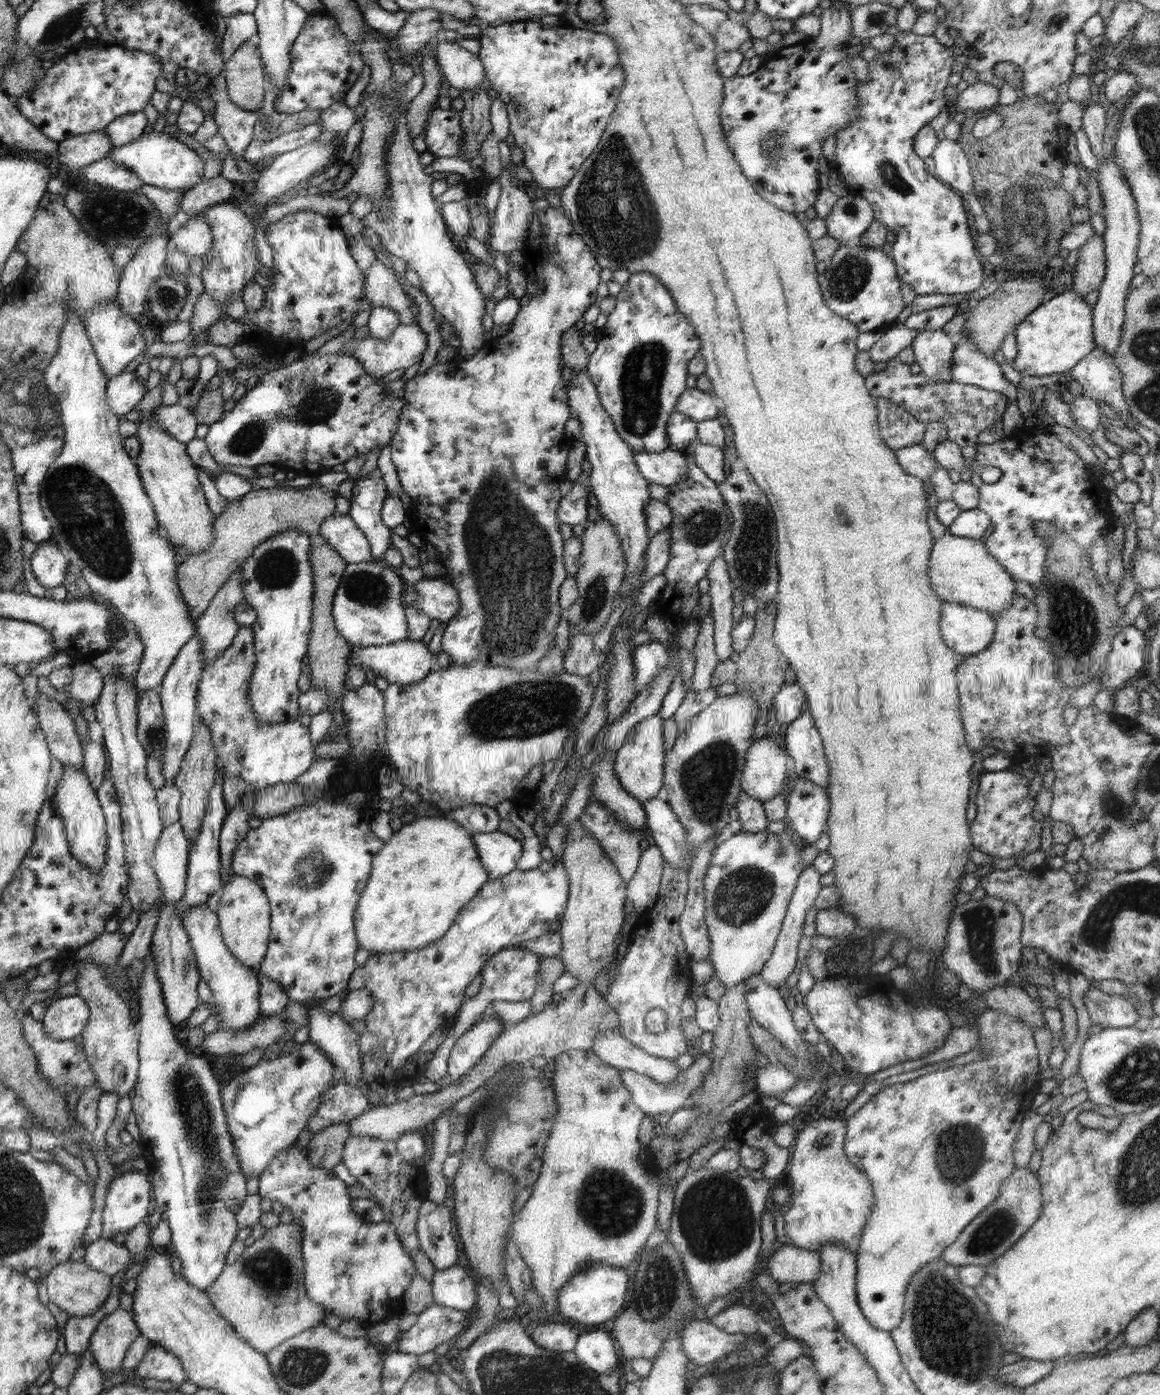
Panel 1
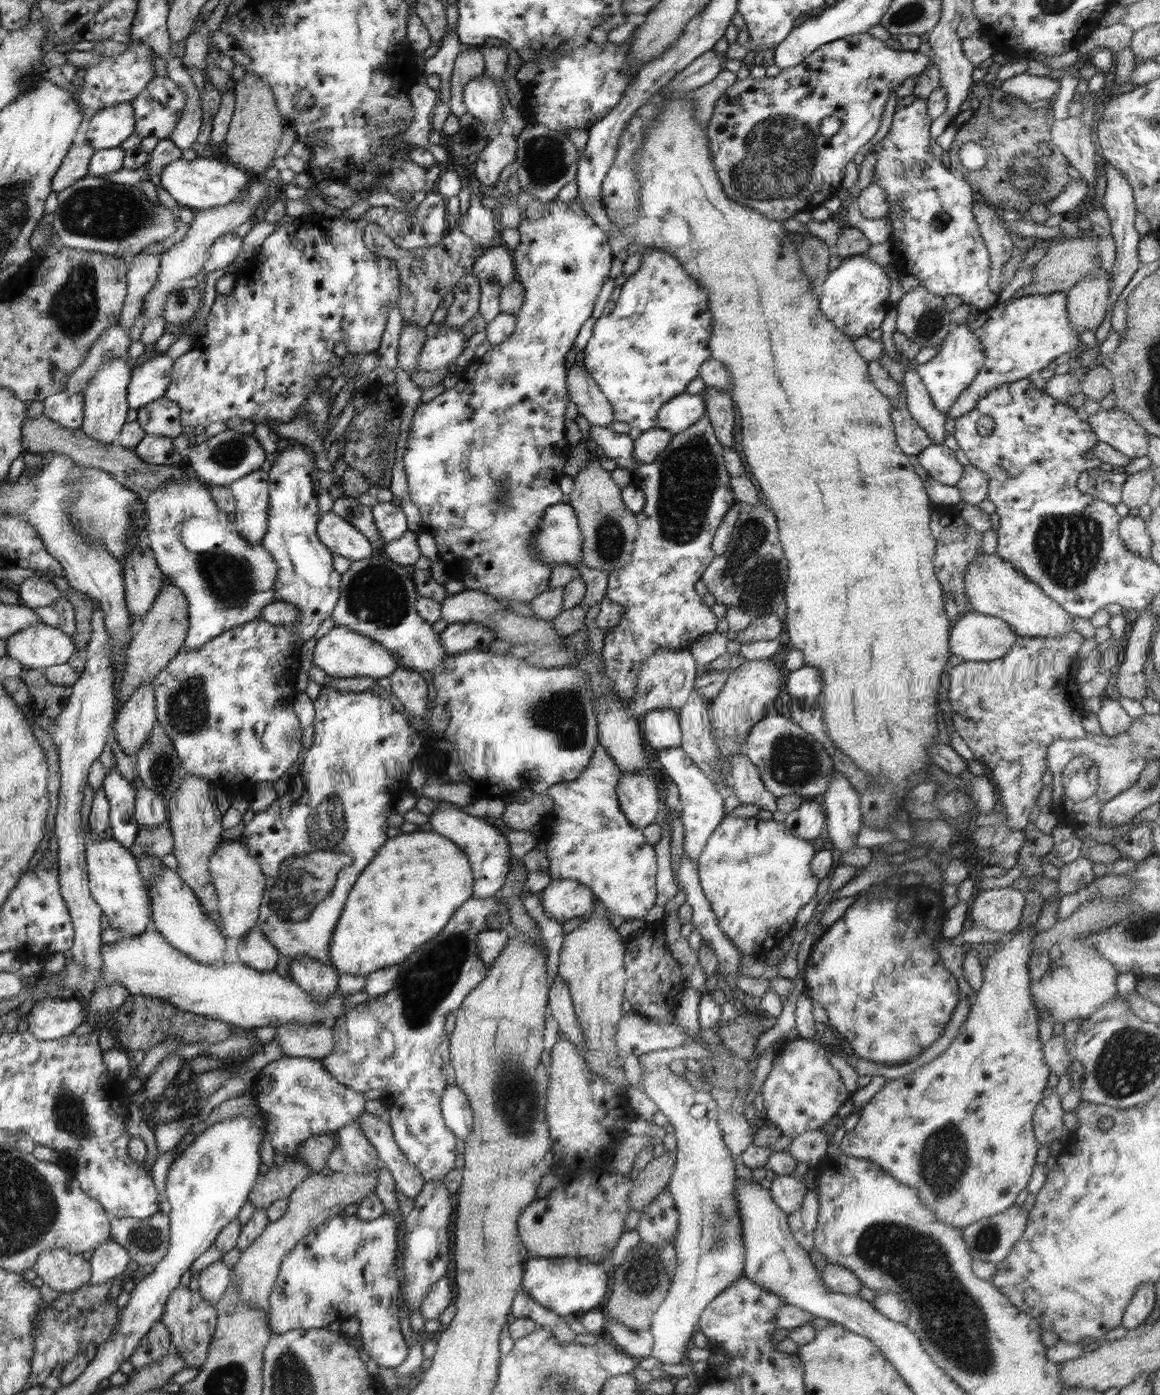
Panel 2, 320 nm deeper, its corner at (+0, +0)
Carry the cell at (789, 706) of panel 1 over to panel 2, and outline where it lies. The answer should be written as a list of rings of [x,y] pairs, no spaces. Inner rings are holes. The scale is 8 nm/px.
[[[804,666],[796,672],[790,672],[786,678],[784,699],[794,698],[796,701],[804,702],[806,708],[812,708],[819,702],[822,689],[820,670]]]

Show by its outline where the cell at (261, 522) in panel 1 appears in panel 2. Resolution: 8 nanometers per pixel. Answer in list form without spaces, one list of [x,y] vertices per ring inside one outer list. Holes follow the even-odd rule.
[[[170,582],[164,584],[153,606],[145,612],[144,618],[138,621],[134,630],[135,638],[126,648],[128,664],[124,671],[124,682],[119,688],[120,701],[124,703],[131,699],[138,686],[150,685],[157,679],[184,648],[190,631],[190,605],[186,602],[186,594]]]

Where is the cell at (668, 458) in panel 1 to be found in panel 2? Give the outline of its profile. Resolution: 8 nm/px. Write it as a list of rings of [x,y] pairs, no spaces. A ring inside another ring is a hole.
[[[590,425],[590,439],[602,448],[604,457],[612,458],[620,468],[634,471],[639,462],[633,457],[634,441],[627,434],[618,434],[609,427]]]

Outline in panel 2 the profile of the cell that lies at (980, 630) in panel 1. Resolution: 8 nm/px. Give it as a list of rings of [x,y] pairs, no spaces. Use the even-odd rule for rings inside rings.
[[[967,610],[964,614],[960,614],[951,626],[949,635],[950,653],[960,656],[964,661],[988,663],[1006,656],[1012,649],[1012,645],[1016,643],[1016,638],[1018,636],[1004,620]]]

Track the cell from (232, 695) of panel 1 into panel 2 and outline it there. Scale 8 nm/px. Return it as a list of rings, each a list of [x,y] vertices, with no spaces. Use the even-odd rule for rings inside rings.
[[[262,617],[252,620],[239,627],[231,628],[231,631],[224,632],[220,637],[216,637],[211,643],[204,645],[200,650],[196,648],[194,652],[181,650],[176,658],[172,660],[165,671],[160,673],[159,677],[152,682],[155,687],[155,709],[158,712],[158,723],[164,727],[165,733],[172,741],[175,753],[178,755],[182,767],[187,774],[200,777],[200,779],[212,780],[213,782],[223,785],[227,792],[226,797],[229,808],[234,800],[248,800],[252,802],[256,794],[256,786],[258,783],[270,782],[275,783],[282,774],[296,762],[300,750],[302,750],[302,730],[300,730],[300,722],[292,710],[292,700],[296,690],[294,686],[294,670],[298,670],[300,664],[298,662],[298,654],[295,653],[296,640],[298,637],[292,632],[292,628],[286,628],[280,625],[272,624],[271,621],[264,620]],[[292,668],[292,674],[286,674],[286,670]]]

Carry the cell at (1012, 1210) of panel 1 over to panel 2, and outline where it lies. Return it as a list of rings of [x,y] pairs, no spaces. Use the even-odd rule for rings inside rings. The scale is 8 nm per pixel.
[[[1014,1205],[1008,1210],[982,1218],[963,1229],[970,1258],[996,1264],[1006,1259],[1024,1234],[1029,1211]]]

